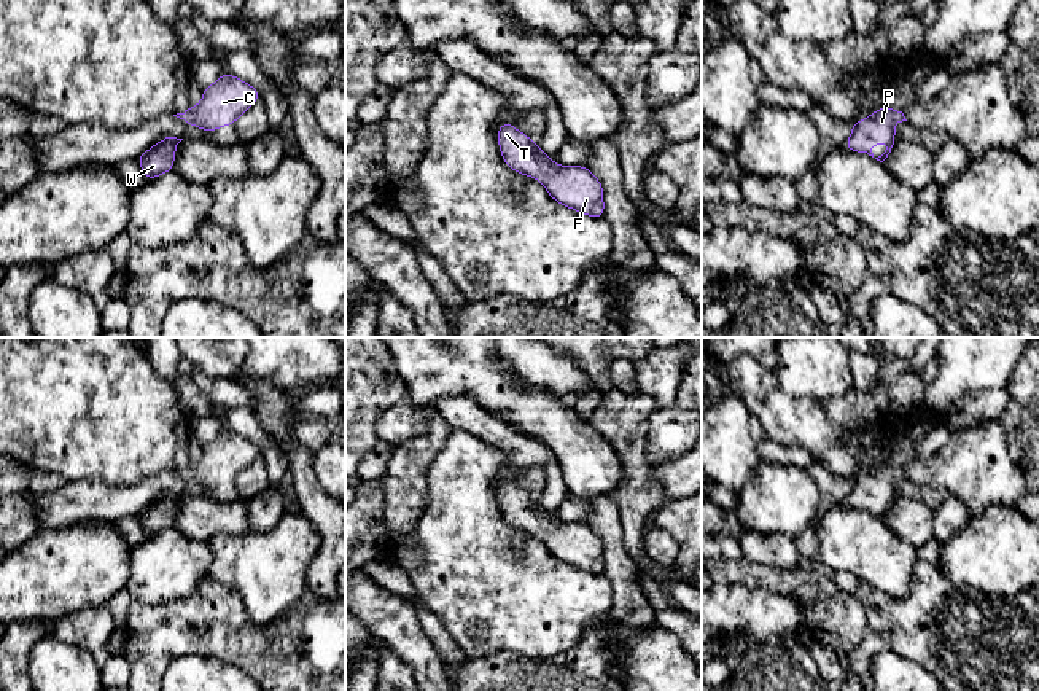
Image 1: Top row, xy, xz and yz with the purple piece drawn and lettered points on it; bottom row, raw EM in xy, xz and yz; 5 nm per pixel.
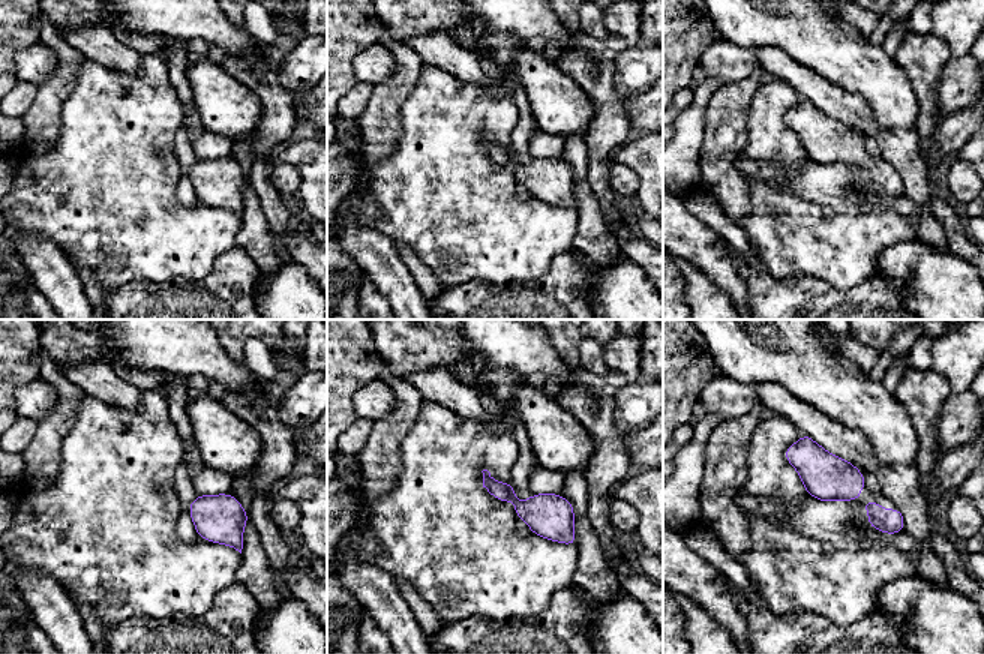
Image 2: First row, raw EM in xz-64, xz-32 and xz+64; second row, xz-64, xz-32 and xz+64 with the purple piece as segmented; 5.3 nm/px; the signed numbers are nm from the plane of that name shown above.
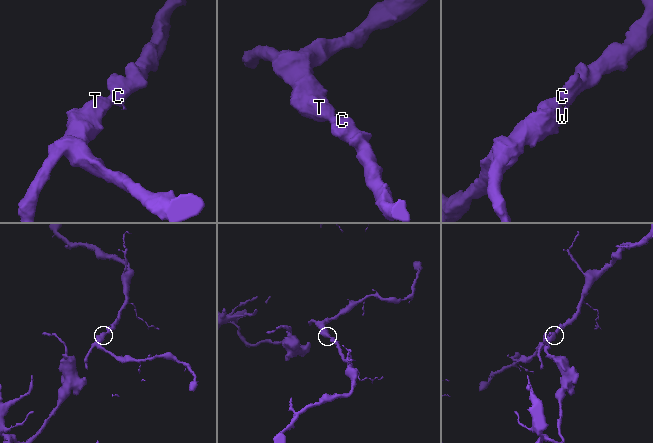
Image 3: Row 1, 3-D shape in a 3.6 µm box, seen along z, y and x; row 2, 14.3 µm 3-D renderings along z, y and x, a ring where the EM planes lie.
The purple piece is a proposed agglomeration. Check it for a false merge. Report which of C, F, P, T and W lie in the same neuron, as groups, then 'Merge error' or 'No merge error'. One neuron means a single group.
Groups: C F P T W. No merge error

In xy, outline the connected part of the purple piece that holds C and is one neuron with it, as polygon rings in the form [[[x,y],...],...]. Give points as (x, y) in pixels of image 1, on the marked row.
[[[221,73],[213,84],[202,91],[199,105],[188,107],[183,113],[173,116],[189,126],[212,132],[221,126],[234,126],[237,118],[247,113],[261,96],[256,88],[240,78]]]

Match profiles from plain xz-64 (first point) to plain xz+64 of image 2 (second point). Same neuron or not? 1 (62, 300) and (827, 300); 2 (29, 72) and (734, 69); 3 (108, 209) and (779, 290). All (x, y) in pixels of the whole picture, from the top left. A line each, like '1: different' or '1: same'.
1: different
2: same
3: different

